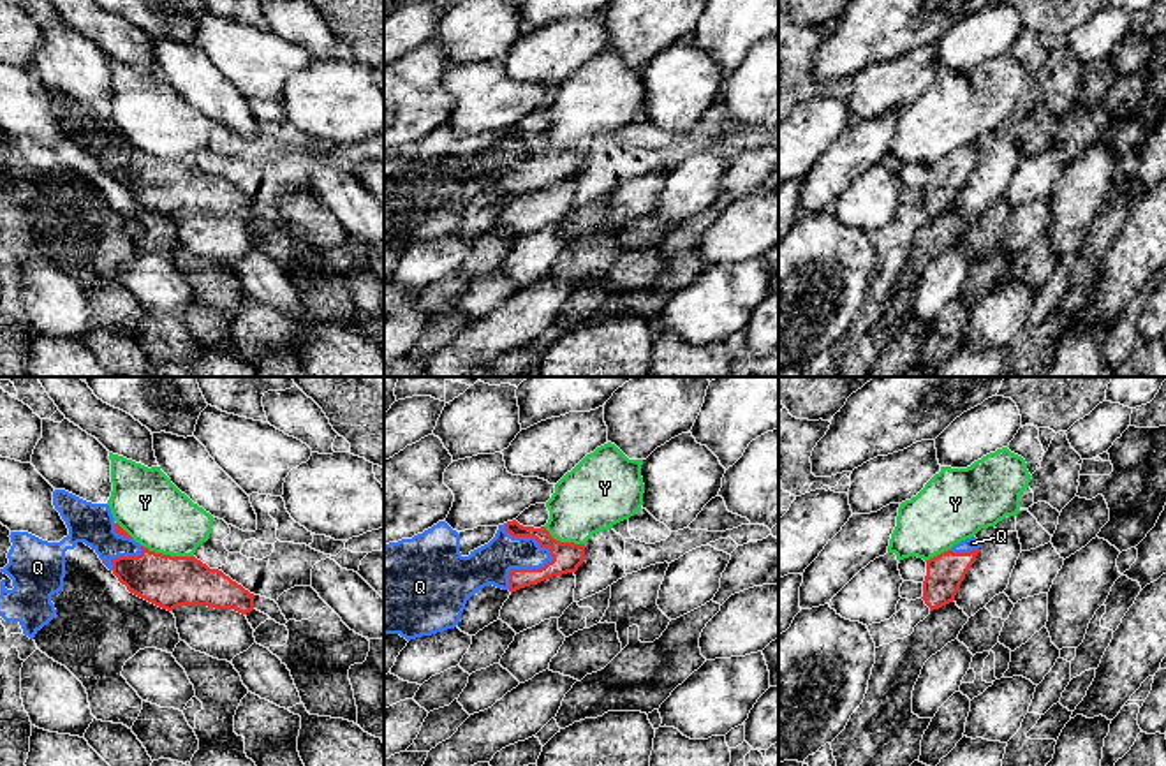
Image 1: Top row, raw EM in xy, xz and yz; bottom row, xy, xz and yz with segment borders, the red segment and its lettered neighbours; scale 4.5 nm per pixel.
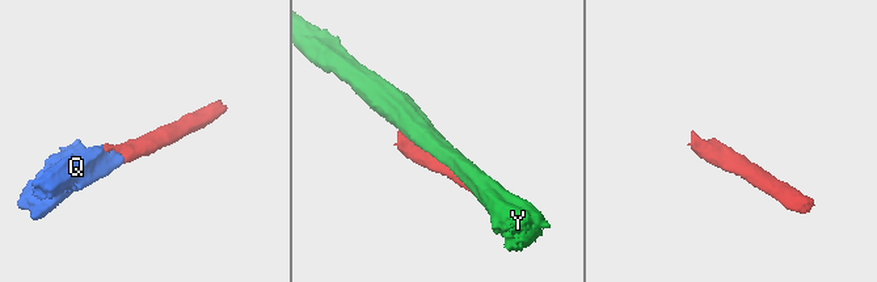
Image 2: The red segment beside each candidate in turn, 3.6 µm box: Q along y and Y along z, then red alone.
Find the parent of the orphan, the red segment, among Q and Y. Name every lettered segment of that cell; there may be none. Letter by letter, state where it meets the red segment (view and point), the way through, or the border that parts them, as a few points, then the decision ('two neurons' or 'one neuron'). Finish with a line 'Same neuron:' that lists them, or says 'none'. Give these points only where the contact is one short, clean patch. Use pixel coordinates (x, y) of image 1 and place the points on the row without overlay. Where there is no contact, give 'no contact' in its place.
Q: meets red in xz at (552, 166); runs through xz (568, 162), (552, 166), (504, 157); one neuron
Y: meets red in xy at (168, 161); border along xy (141, 150), (162, 159), (192, 162); two neurons
Same neuron: Q

